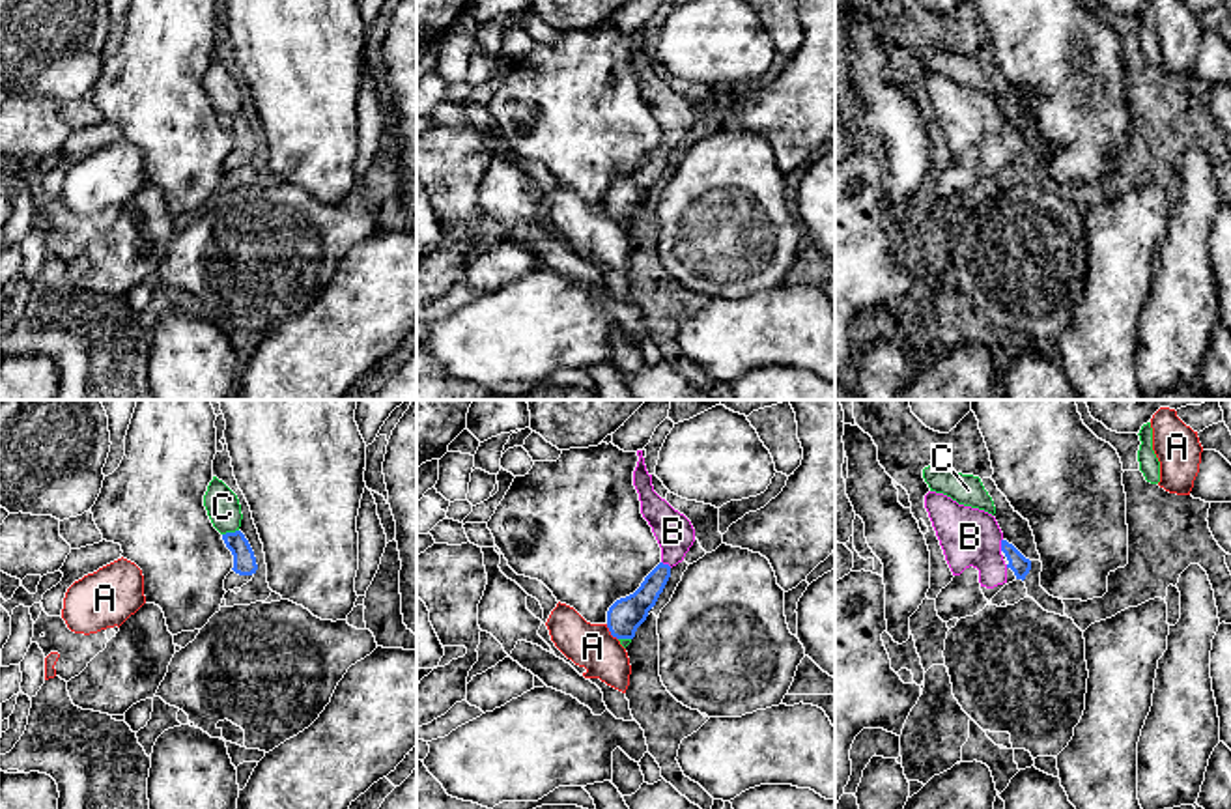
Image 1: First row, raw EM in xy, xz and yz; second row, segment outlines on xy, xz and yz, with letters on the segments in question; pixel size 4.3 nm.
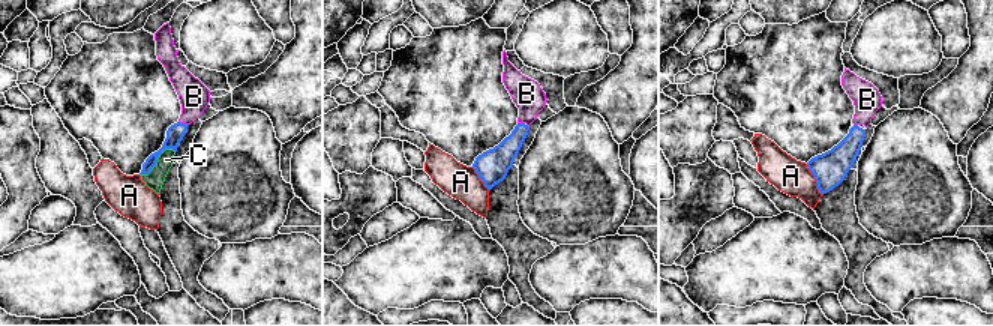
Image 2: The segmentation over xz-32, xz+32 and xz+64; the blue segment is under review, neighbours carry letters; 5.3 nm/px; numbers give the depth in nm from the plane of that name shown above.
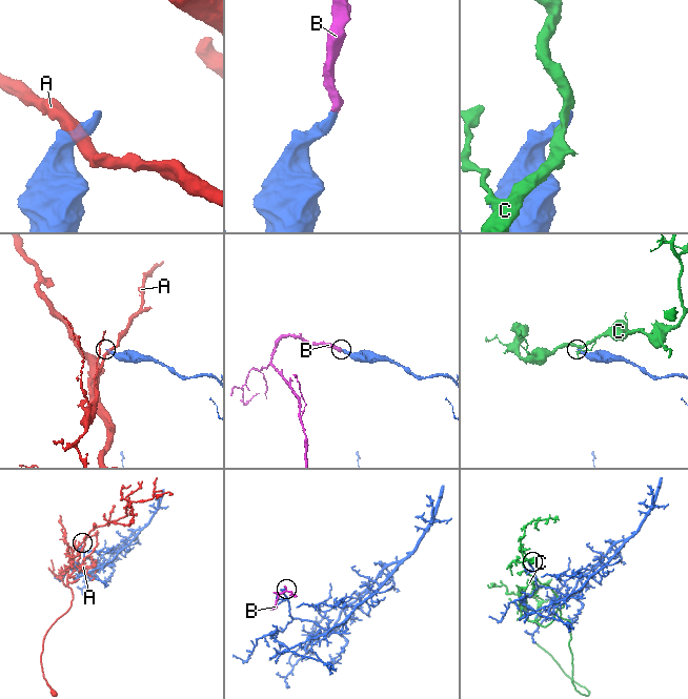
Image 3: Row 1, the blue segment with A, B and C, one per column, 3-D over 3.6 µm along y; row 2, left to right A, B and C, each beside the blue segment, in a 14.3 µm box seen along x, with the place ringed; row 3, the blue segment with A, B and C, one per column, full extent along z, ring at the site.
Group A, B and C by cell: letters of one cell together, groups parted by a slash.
A / B / C

